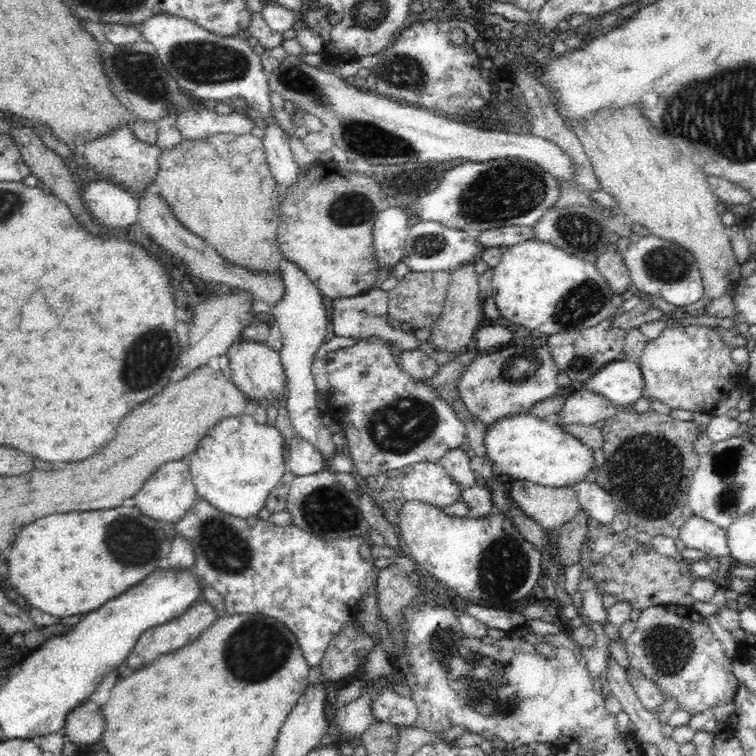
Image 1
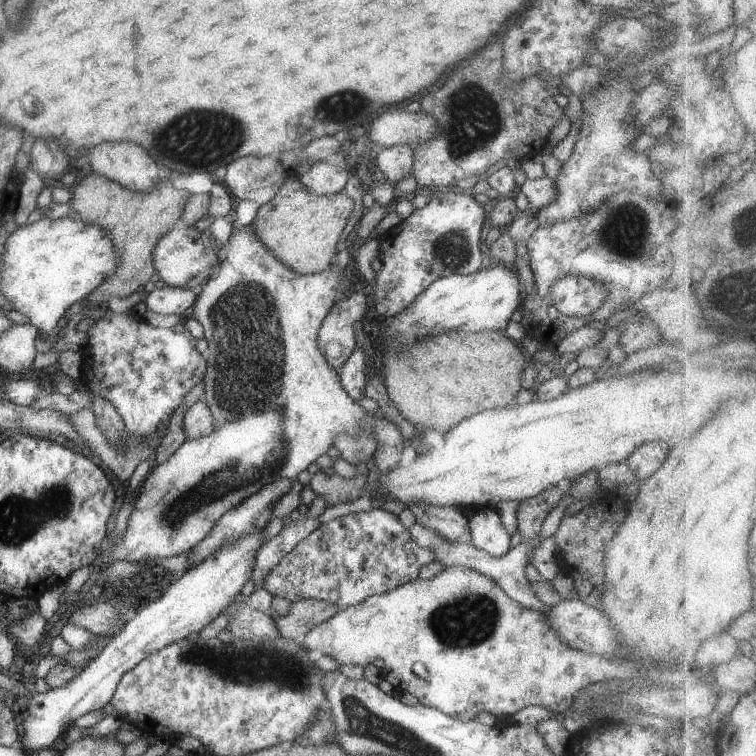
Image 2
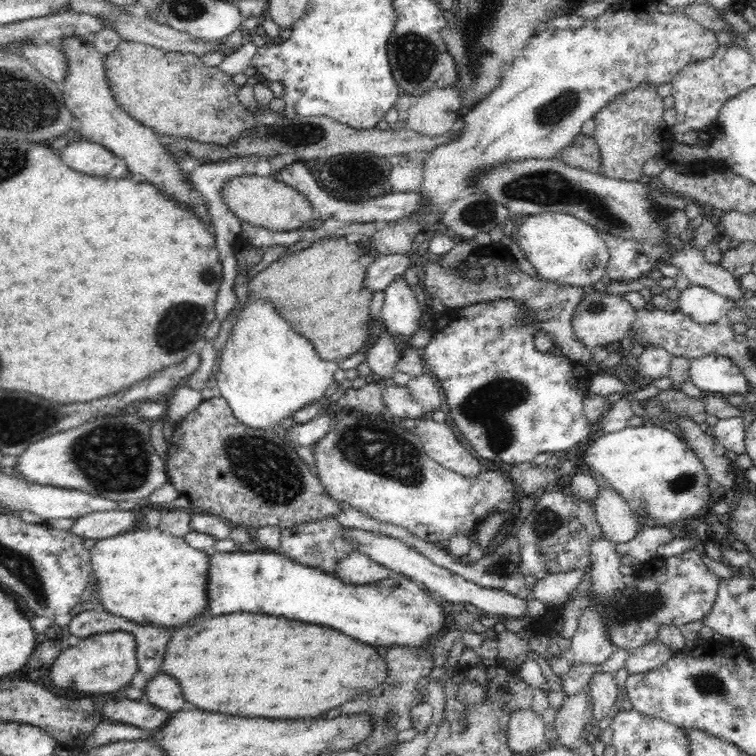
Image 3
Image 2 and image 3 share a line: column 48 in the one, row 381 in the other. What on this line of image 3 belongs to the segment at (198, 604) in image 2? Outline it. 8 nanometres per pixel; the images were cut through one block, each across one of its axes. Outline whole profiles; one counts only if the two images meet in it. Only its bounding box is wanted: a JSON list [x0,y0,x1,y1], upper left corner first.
[689,354,748,396]

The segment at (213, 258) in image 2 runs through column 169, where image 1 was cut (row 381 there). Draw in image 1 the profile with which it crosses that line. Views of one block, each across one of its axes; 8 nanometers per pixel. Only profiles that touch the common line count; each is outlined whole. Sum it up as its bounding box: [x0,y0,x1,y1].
[228,340,287,404]

